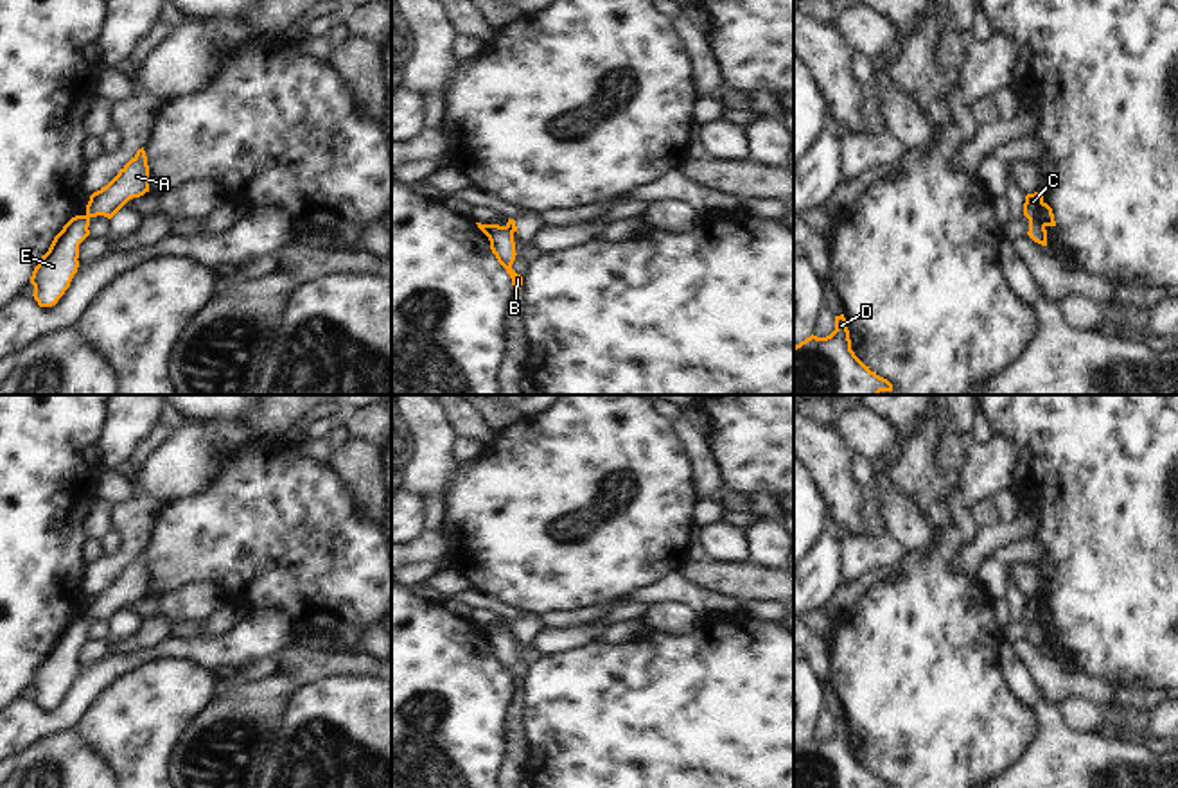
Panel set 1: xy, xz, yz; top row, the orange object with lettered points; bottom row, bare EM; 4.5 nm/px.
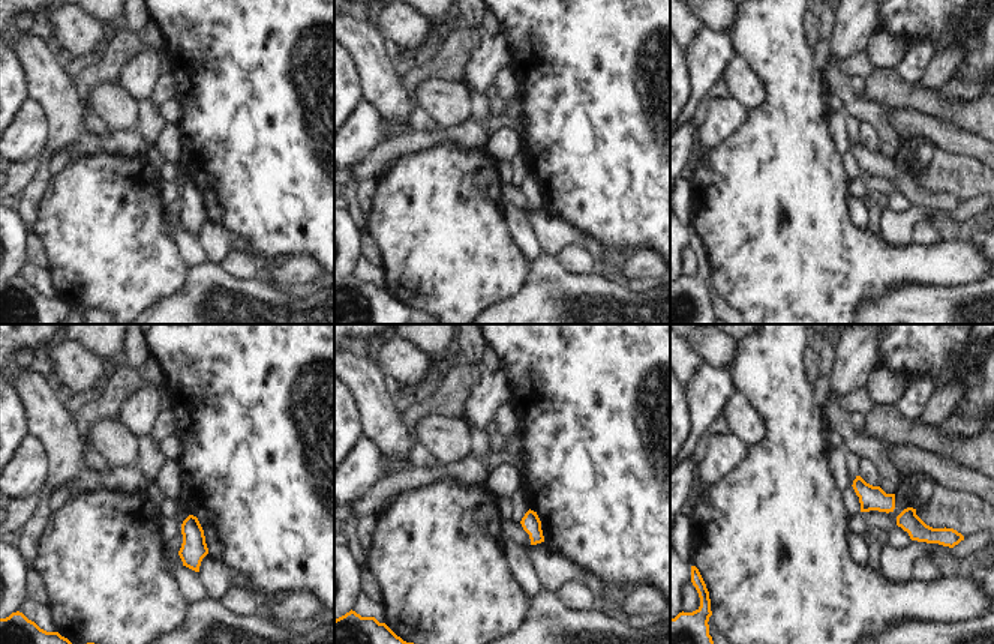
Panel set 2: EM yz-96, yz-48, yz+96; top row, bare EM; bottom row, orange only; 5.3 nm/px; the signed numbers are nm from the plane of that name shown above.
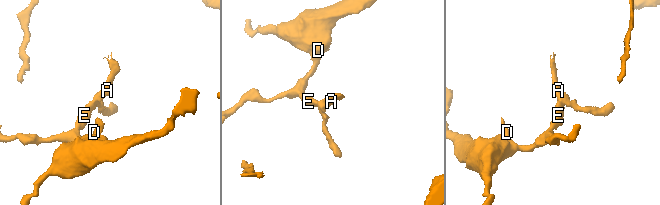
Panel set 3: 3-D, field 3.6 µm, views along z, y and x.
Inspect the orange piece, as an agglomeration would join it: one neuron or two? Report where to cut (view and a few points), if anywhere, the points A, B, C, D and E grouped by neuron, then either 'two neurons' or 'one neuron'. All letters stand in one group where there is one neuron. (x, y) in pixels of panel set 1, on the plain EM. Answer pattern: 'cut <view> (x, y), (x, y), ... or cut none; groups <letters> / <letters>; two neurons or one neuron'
cut yz (1029, 620), (1040, 621), (1046, 627); groups A B C / D E; two neurons

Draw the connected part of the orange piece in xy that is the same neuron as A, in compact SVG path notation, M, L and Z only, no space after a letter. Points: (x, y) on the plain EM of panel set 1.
M144 549L101 592L90 598L86 617L111 621L129 601L149 594L149 567Z

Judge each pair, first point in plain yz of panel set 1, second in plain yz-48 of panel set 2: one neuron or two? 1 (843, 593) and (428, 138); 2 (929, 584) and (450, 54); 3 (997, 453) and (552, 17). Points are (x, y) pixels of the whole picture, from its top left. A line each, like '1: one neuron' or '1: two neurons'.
1: one neuron
2: two neurons
3: two neurons

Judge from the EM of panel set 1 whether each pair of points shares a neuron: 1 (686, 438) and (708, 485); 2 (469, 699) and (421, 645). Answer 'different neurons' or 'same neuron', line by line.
1: same neuron
2: same neuron

